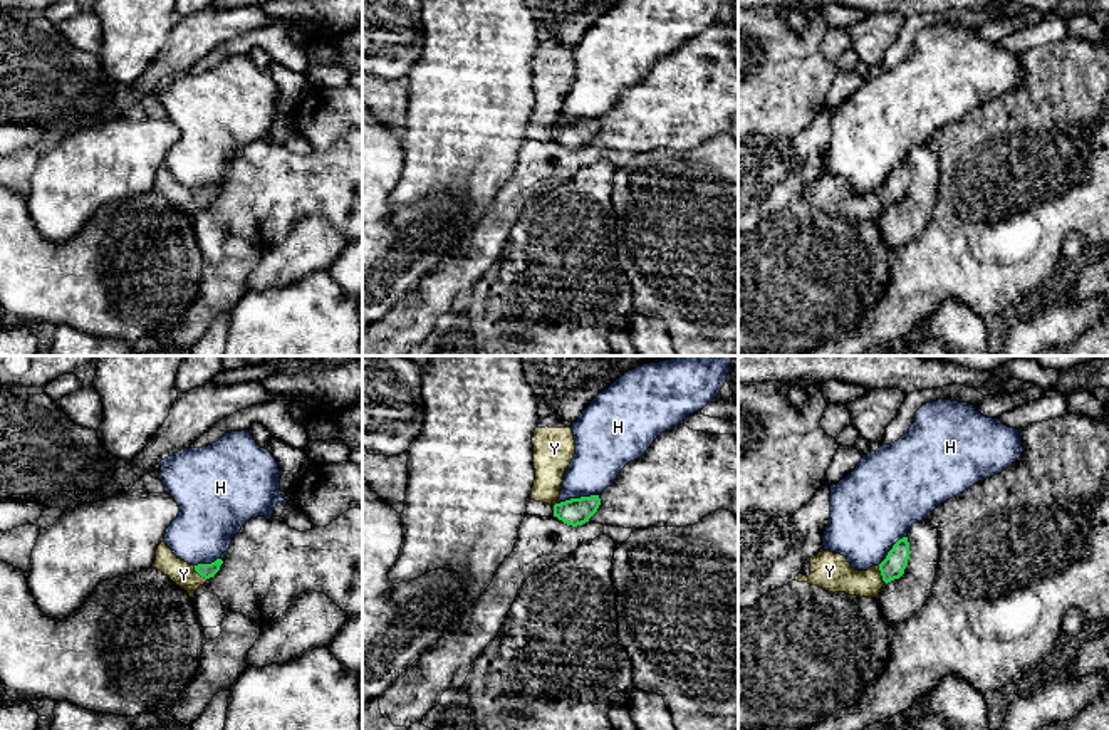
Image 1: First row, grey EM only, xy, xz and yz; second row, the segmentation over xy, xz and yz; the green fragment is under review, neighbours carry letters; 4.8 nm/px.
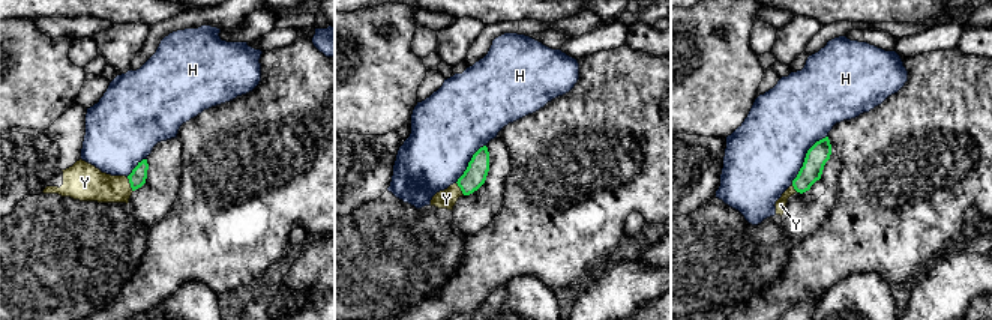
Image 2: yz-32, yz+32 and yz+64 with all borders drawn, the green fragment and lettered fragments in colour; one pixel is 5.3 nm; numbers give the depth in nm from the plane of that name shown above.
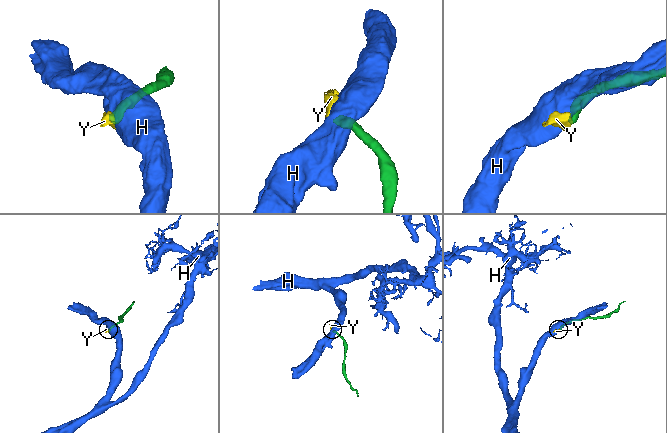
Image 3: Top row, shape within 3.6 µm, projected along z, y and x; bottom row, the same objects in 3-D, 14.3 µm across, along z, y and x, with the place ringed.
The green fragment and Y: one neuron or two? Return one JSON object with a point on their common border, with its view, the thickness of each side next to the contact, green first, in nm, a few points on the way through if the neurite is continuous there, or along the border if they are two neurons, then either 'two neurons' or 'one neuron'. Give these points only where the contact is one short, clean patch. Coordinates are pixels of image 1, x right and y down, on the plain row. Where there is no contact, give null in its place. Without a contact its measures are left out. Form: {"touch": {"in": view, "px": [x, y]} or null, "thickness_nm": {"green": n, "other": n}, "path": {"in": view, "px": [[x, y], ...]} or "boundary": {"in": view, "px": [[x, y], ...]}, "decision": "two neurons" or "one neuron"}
{"touch": {"in": "yz", "px": [881, 198]}, "thickness_nm": {"green": 110, "other": 180}, "path": {"in": "yz", "px": [[893, 190], [881, 198], [839, 202], [829, 195]]}, "decision": "one neuron"}

